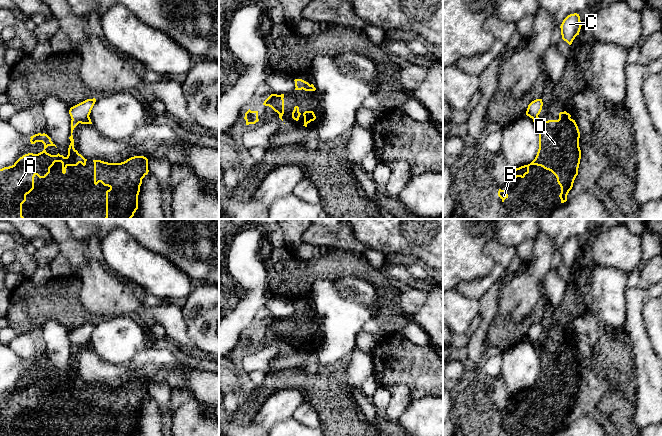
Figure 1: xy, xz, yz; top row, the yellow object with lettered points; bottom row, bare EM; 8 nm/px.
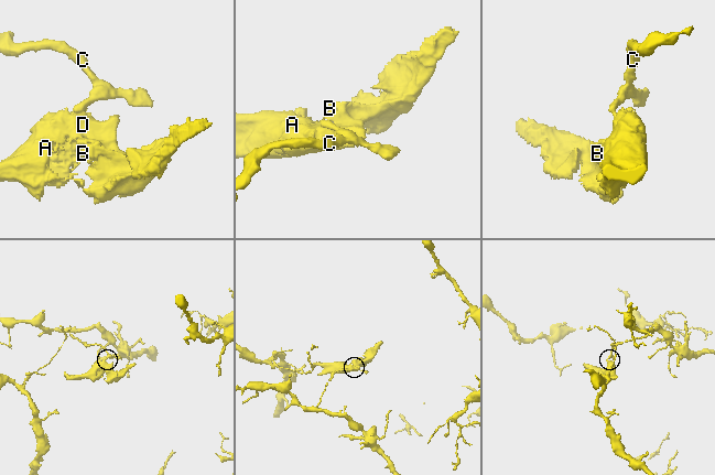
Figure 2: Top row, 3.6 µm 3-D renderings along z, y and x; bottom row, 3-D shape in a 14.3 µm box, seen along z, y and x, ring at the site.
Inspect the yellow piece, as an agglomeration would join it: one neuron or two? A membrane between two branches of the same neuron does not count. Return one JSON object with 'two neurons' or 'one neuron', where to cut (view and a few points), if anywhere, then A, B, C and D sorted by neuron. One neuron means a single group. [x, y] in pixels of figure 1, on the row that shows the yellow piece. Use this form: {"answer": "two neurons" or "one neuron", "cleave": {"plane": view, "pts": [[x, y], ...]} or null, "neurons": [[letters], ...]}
{"answer": "two neurons", "cleave": {"plane": "xy", "pts": [[88, 116], [80, 120], [72, 120]]}, "neurons": [["A", "B", "D"], ["C"]]}

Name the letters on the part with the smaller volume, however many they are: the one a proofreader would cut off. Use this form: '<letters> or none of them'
A, B, D

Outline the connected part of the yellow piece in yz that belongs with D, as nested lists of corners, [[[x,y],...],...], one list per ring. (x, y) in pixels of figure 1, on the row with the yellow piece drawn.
[[[566,111],[559,113],[558,120],[542,121],[538,116],[535,117],[533,122],[539,132],[537,155],[530,164],[512,169],[510,174],[510,178],[524,178],[529,173],[530,165],[551,171],[561,187],[561,203],[567,201],[581,159],[580,132],[575,120],[570,117]]]

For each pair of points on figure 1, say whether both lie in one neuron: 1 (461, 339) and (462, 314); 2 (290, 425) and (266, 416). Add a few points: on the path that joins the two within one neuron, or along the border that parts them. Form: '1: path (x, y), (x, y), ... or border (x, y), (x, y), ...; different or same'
1: border (476, 316), (463, 333), (455, 335); different
2: border (292, 417), (272, 425); different

